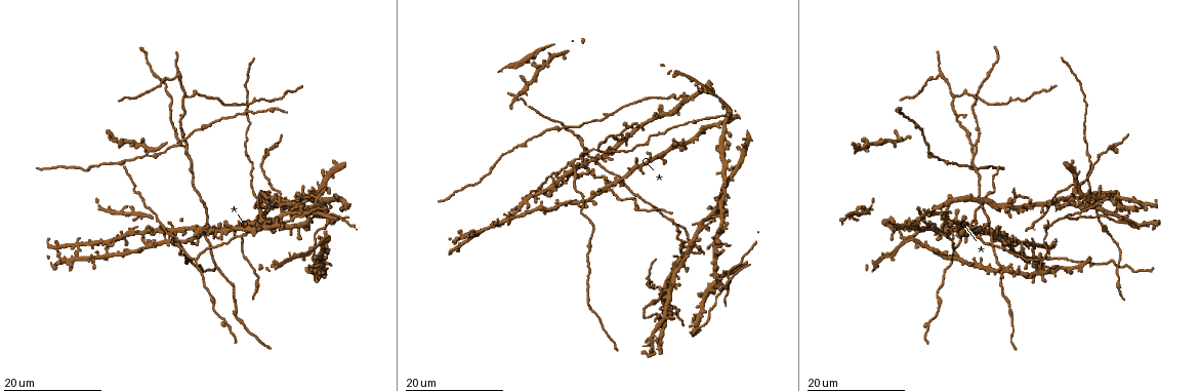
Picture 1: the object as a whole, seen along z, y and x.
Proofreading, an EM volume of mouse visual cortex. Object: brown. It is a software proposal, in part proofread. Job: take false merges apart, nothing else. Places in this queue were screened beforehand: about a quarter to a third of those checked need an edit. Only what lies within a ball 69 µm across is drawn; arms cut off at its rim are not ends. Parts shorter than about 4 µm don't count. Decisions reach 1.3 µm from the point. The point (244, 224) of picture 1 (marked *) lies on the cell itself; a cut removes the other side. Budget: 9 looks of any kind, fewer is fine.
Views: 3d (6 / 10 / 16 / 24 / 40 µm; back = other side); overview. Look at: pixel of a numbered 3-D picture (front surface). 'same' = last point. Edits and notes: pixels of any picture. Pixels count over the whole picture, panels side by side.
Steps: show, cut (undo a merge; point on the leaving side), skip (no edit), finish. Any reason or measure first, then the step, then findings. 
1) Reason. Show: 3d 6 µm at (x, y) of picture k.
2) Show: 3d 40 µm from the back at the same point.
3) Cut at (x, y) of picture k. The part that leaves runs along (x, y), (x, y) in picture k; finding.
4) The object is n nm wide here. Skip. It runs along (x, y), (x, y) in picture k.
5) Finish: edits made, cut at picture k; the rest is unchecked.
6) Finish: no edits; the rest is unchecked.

Four or more arms meet. Show: 3d 16 µm at (171, 231) of picture 1.

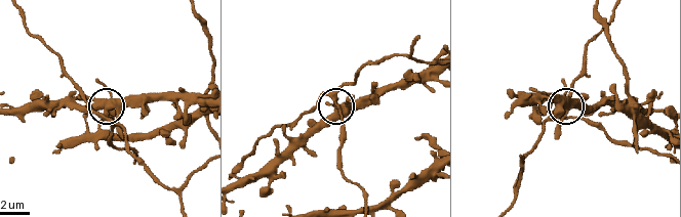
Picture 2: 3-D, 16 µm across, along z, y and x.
Show: 3d 10 µm at (109, 108) of picture 2.

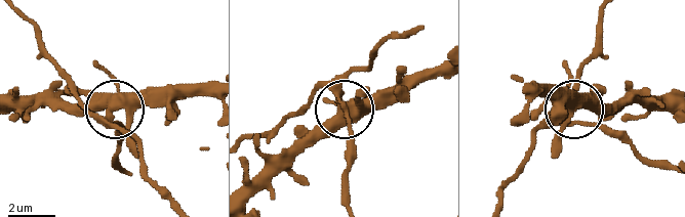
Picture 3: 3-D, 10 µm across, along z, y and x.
Skip. All the same cell.

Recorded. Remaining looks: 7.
Three-way junction. Show: 3d 24 µm at (195, 260) of picture 1.

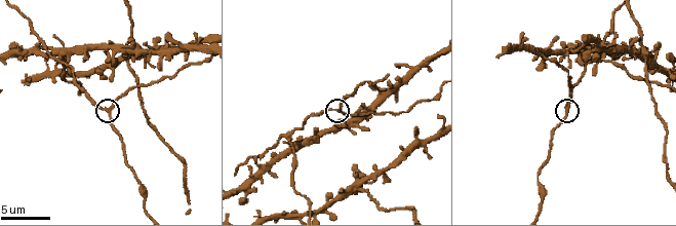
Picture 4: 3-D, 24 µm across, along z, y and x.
Show: 3d 6 µm at (338, 110) of picture 4.

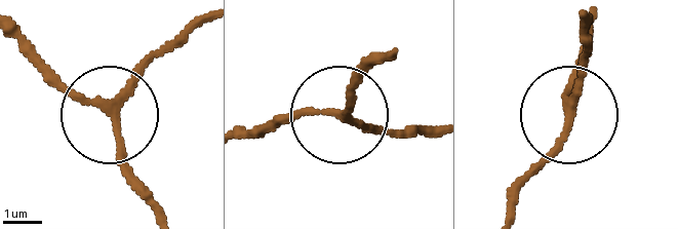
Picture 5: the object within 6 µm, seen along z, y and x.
3 arms meet here. Skip. It runs along (246, 134), (342, 111), (361, 59) in picture 5; continuous, no second cell.

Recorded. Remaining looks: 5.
Show: 3d 24 µm at (712, 237) of picture 1.

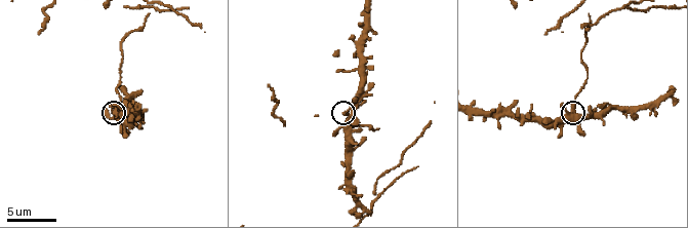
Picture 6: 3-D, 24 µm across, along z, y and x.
Show: 3d 10 µm at (114, 111) of picture 6.

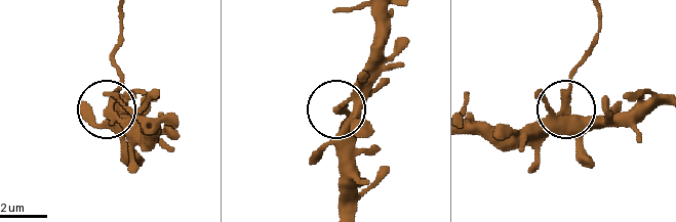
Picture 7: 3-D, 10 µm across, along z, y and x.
Cut at (115, 59) of picture 7. The part that leaves runs along (568, 91), (570, 70), (590, 47), (598, 11) in picture 7; a second cell is stuck on.

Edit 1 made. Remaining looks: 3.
Three-way junction. Show: 3d 24 µm at (686, 247) of picture 1.

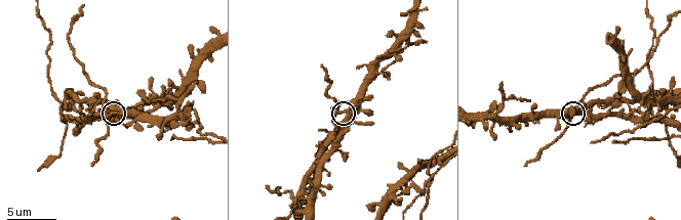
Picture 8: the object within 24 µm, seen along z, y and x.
Show: 3d 10 µm at (345, 113) of picture 8.

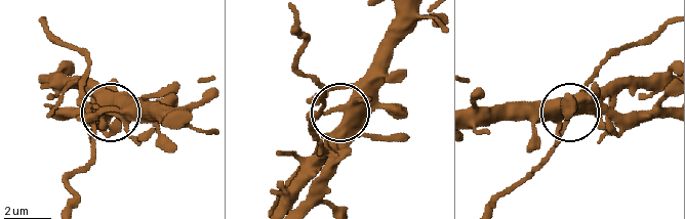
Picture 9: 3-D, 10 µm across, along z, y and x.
The object is 350 nm wide here. Cut at (592, 76) of picture 9. The part that leaves runs along (84, 104), (88, 59), (58, 40), (45, 20) in picture 9; a second cell is stuck on.

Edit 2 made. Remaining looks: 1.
Finish: edits made, cut at picture 7, cut at picture 9; the rest is unchecked.

